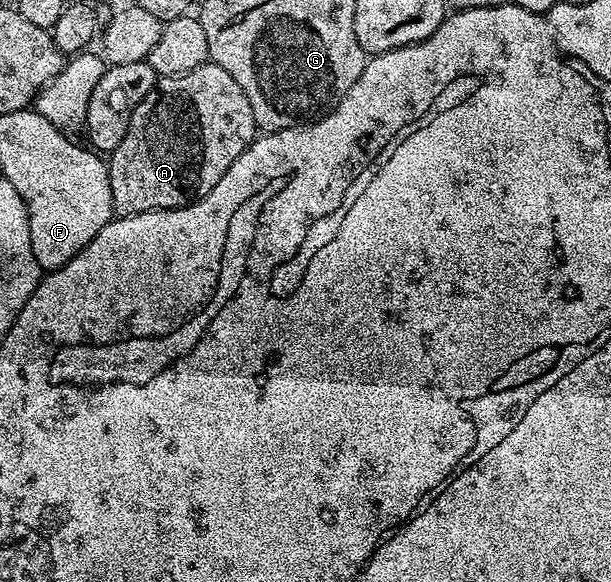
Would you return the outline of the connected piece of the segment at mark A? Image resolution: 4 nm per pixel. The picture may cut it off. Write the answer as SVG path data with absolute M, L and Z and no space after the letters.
M209 62L198 66L193 72L159 77L150 94L138 102L130 118L126 138L118 142L106 160L115 211L120 216L133 216L159 208L184 208L193 204L218 186L218 178L234 166L236 159L257 135L254 110L250 110L246 94L242 94L238 82L234 82L222 66Z

